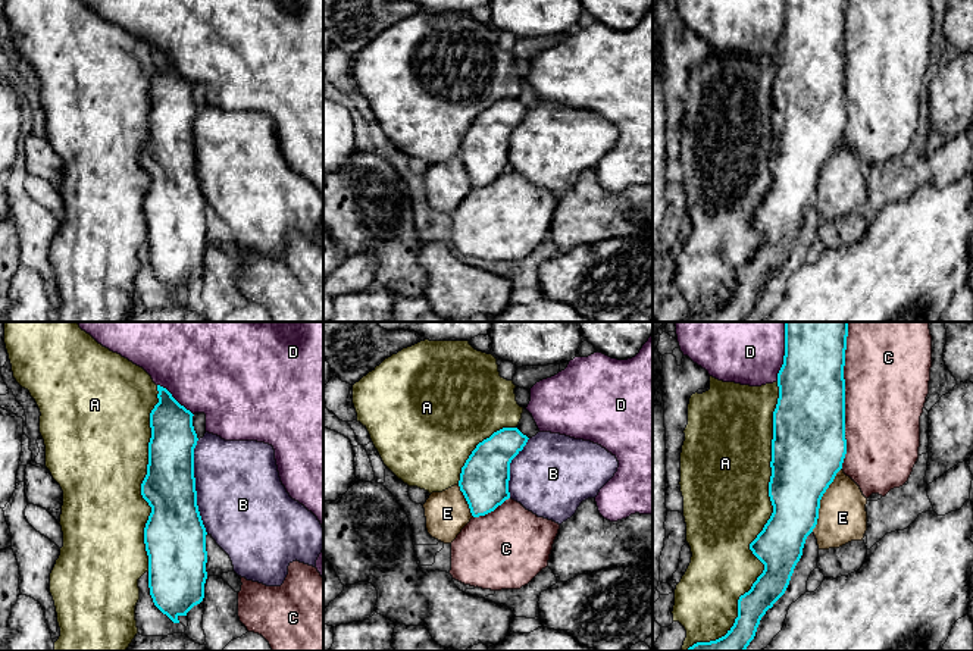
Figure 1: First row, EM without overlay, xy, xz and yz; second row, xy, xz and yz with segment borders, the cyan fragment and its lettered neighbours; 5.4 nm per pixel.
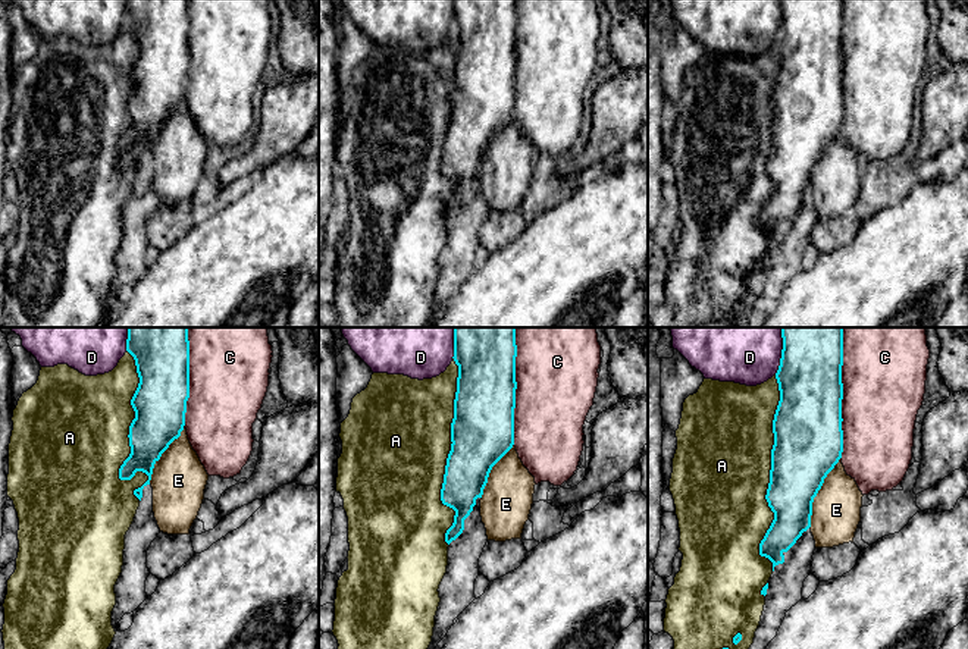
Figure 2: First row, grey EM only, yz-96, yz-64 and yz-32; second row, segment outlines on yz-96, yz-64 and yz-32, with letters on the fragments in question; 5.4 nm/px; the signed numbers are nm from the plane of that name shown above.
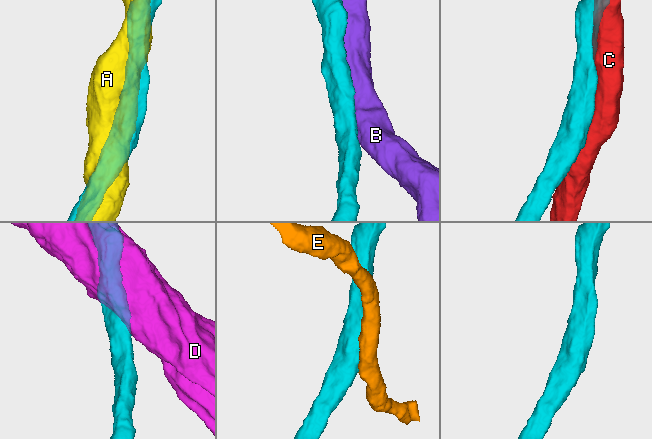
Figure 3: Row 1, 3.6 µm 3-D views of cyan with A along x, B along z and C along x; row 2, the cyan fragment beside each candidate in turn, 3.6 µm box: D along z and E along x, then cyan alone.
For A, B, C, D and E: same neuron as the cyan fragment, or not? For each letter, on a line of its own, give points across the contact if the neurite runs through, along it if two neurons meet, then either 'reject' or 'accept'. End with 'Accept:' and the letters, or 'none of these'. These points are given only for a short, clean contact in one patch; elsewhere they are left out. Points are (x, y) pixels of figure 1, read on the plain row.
A: accept
B: reject
C: reject
D: reject
E: reject
Accept: A

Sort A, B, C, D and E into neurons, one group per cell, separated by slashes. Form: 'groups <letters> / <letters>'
groups A / B / C / D / E

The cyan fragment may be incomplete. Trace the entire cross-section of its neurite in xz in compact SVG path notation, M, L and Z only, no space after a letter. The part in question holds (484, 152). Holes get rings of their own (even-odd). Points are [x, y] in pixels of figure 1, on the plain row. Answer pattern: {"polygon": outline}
{"polygon": "M425 10L385 29L379 37L356 53L353 56L353 75L357 84L357 93L360 93L367 100L384 135L398 150L401 150L409 157L417 157L428 162L429 165L442 163L454 156L459 156L469 175L472 187L479 188L494 182L498 176L510 169L510 134L523 121L529 110L516 98L522 90L523 78L520 78L516 72L514 59L516 56L513 51L507 51L500 47L497 29L492 25L475 21L469 12Z"}

